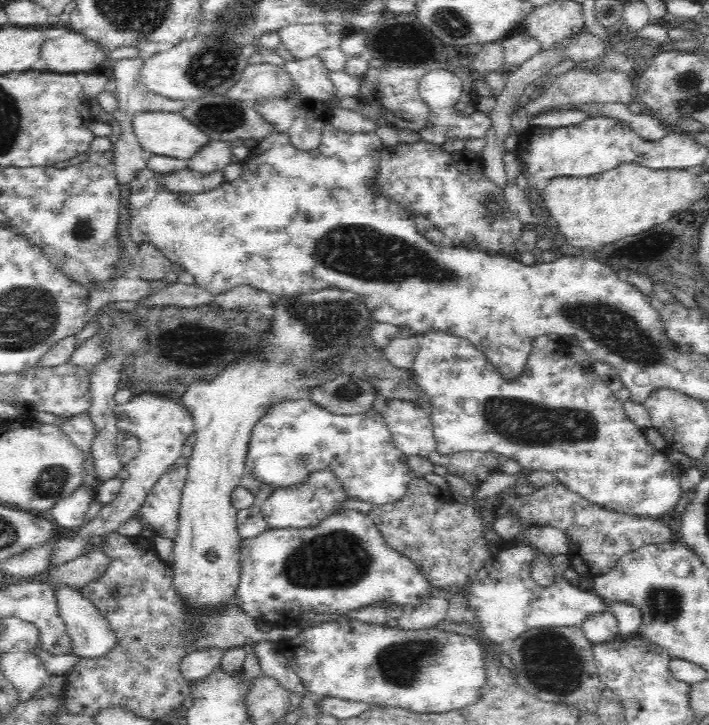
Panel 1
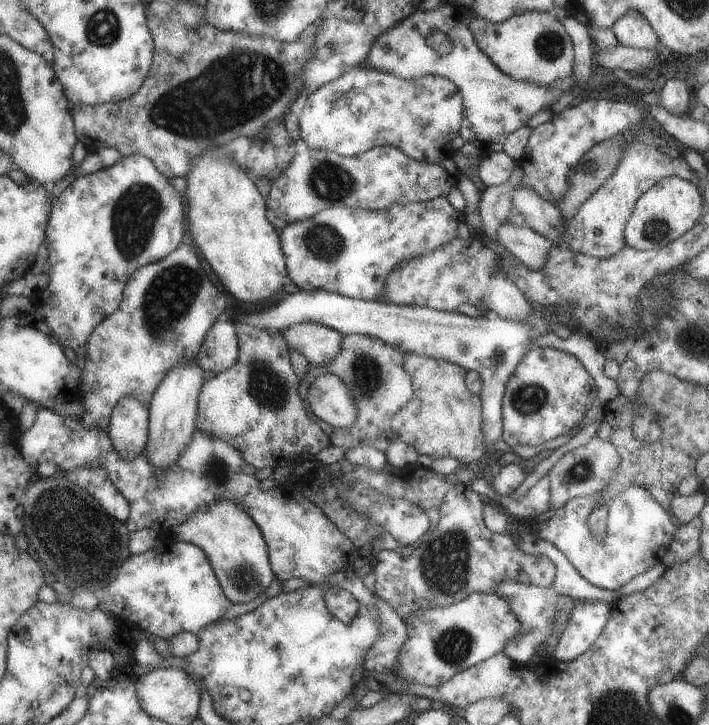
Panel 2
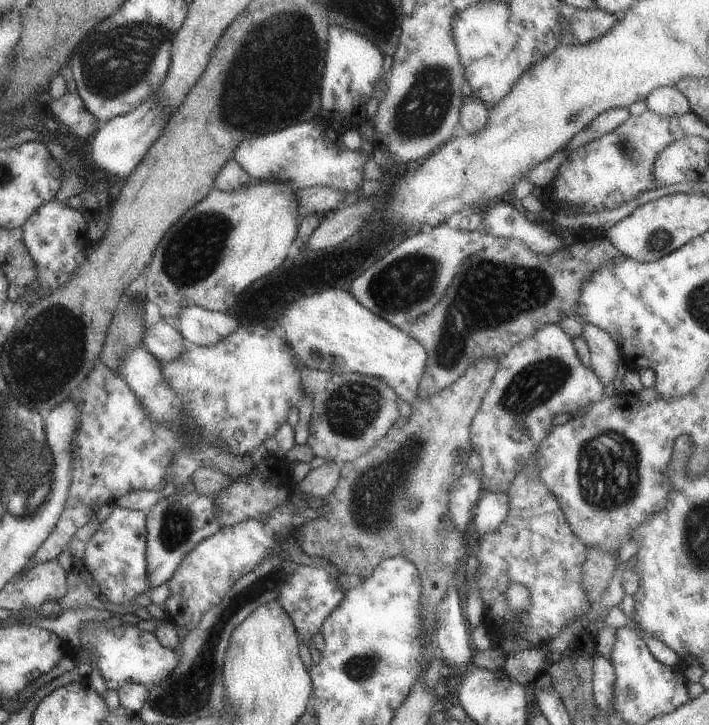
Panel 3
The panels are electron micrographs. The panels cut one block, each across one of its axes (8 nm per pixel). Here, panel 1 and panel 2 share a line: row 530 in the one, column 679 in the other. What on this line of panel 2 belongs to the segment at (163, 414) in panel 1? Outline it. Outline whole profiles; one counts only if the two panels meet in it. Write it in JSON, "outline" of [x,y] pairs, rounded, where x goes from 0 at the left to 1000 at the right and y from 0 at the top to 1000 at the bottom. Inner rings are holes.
{"outline":[[[962,108],[932,110],[934,120],[928,127],[929,146],[955,161],[966,160],[972,154],[975,124]]]}

